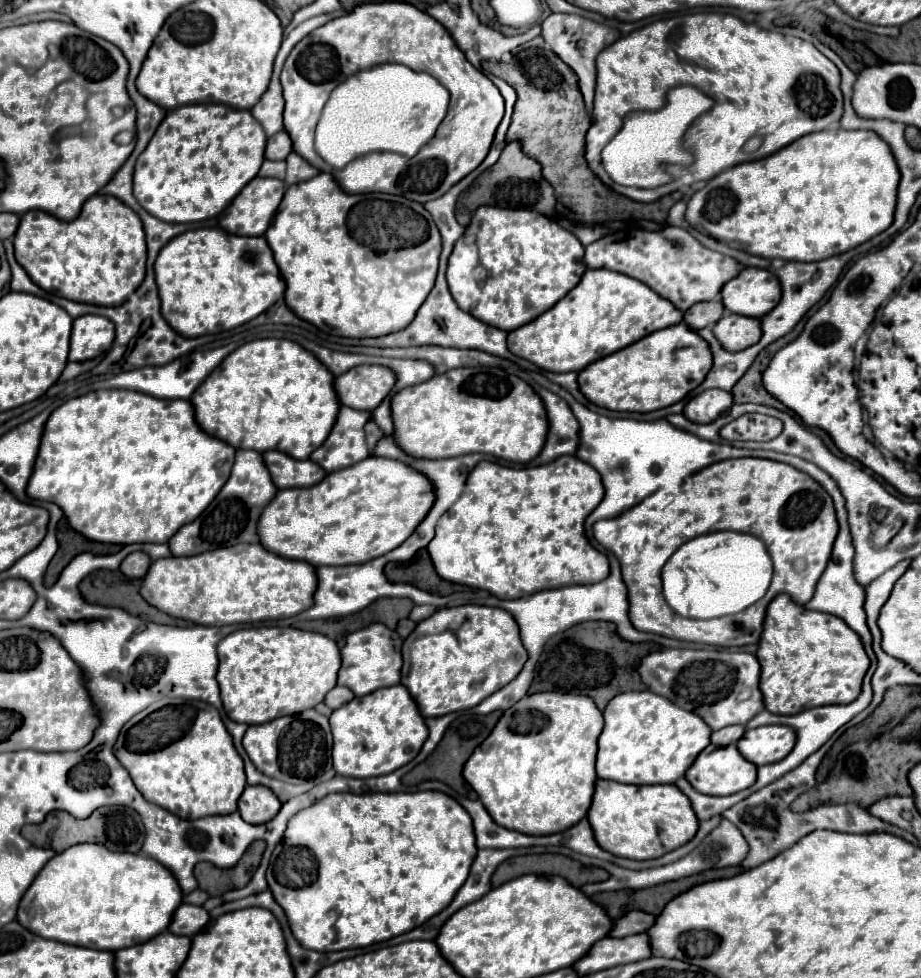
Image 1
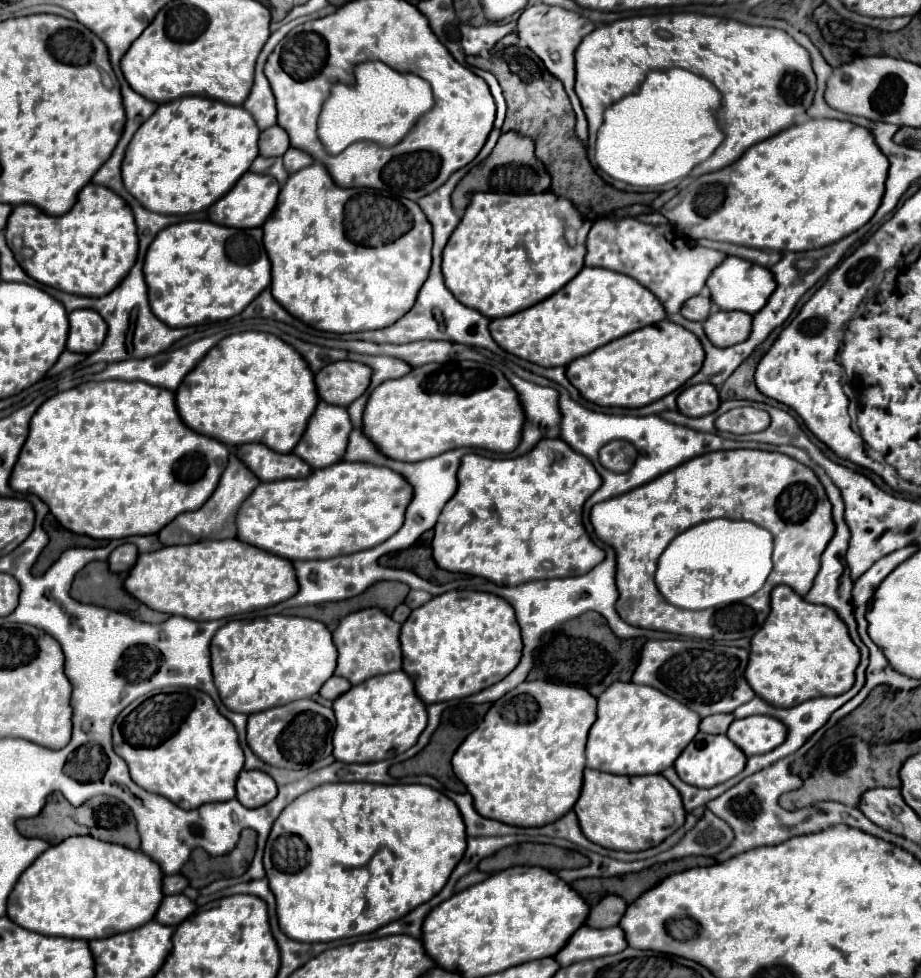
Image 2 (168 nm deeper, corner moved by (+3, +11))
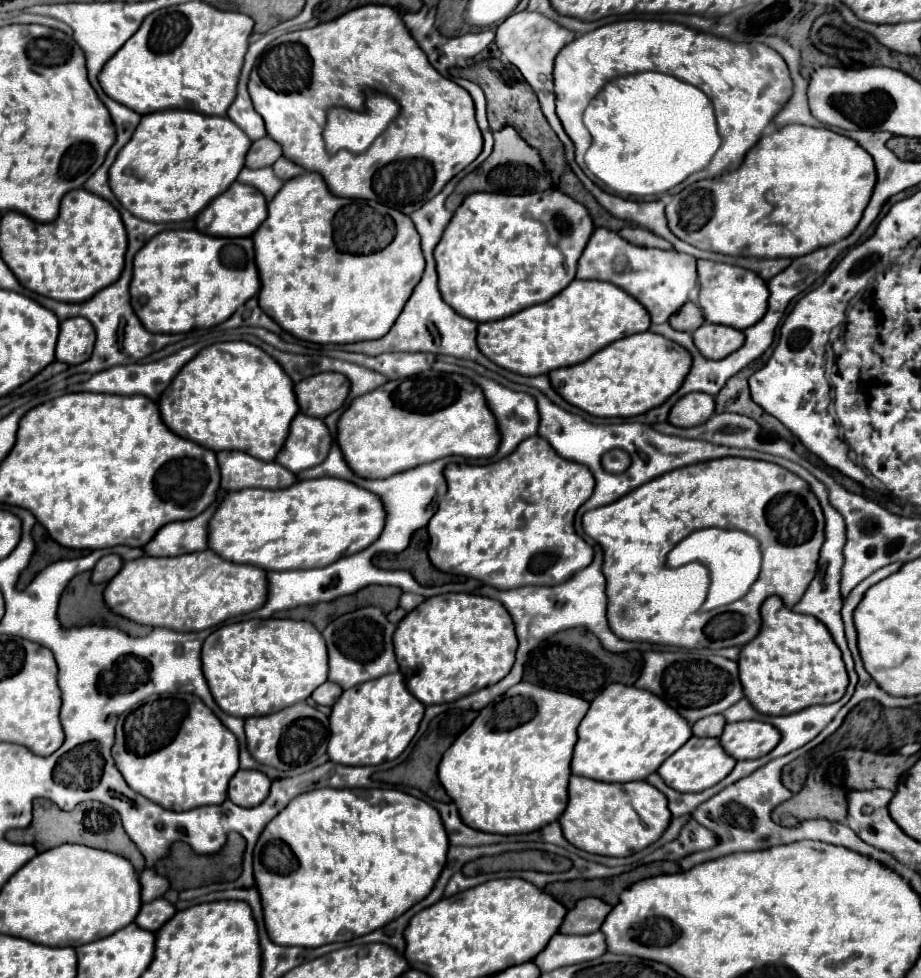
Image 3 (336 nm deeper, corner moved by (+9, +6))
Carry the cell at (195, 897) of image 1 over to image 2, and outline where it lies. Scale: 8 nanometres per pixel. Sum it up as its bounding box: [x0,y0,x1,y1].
[162,874,188,894]

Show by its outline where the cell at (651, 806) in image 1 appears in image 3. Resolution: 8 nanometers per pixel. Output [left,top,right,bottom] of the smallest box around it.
[558,775,672,857]

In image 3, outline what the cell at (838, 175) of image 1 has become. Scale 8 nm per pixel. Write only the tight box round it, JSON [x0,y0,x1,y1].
[666,125,874,259]

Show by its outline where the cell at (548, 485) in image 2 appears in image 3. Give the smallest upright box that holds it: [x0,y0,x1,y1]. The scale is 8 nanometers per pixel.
[428,437,594,589]

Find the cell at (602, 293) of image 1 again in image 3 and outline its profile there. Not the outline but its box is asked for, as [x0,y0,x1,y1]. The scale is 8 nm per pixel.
[476,279,650,375]

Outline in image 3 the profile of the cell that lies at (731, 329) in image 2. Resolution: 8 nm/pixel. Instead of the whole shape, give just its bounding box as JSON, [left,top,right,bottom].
[694,323,744,359]

